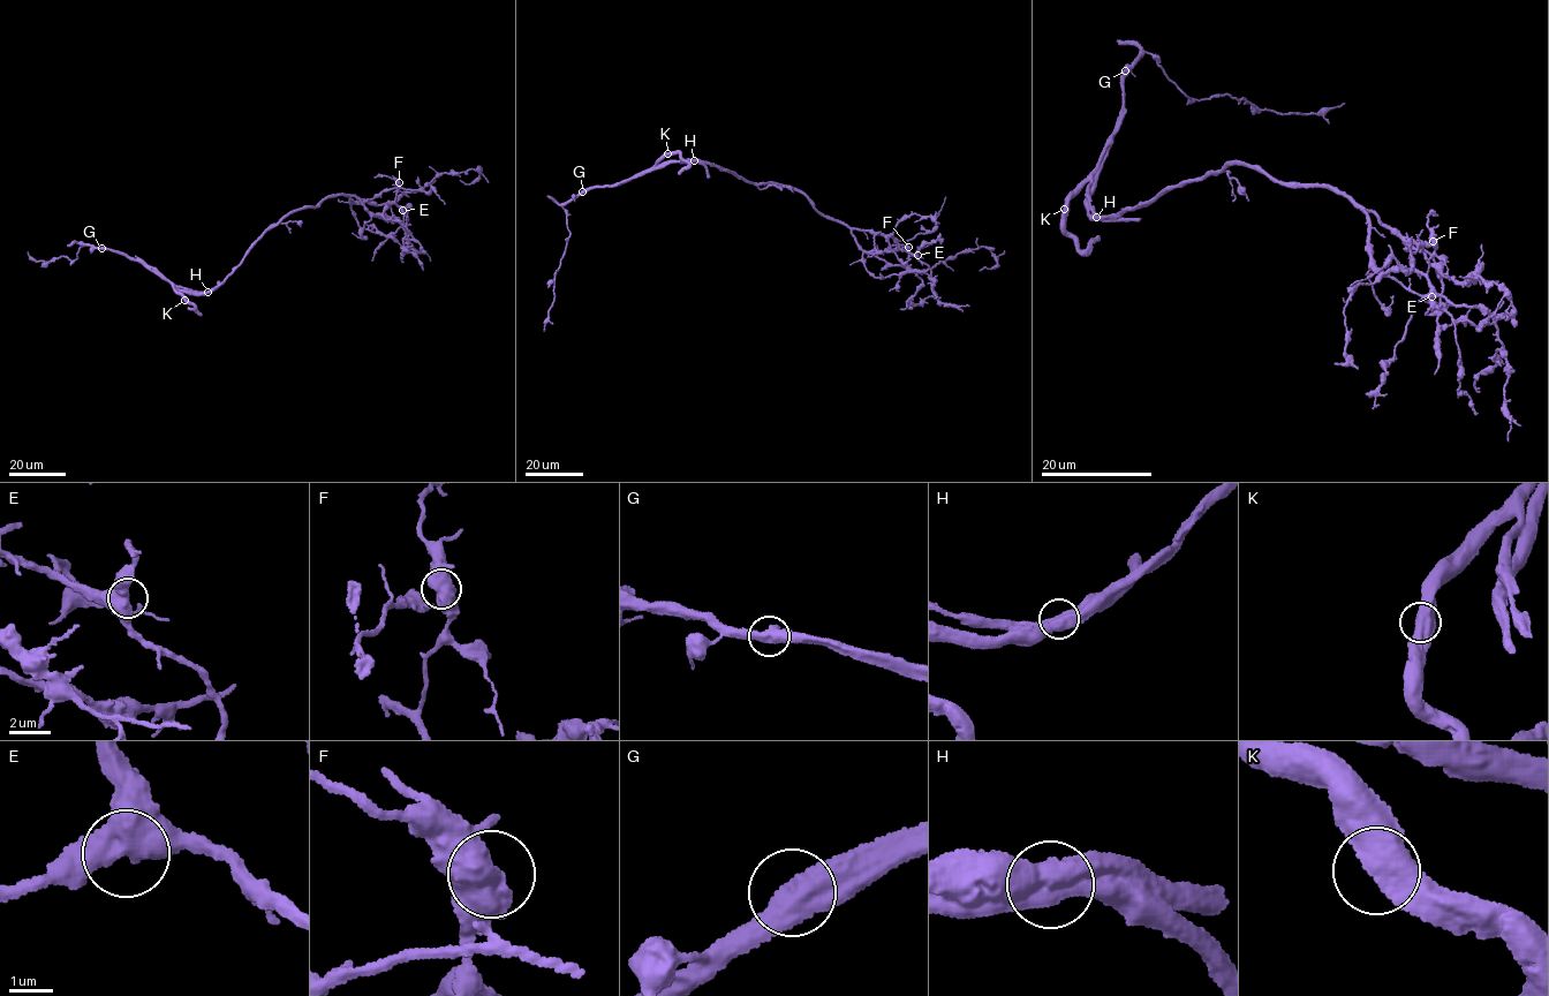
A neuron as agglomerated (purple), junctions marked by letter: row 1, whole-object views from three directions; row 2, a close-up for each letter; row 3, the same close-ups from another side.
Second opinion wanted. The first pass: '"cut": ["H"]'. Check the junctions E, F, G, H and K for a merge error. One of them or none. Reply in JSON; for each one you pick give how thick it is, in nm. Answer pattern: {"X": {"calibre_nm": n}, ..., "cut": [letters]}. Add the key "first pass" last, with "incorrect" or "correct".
{"H": {"calibre_nm": 650}, "cut": ["H"], "first pass": "correct"}

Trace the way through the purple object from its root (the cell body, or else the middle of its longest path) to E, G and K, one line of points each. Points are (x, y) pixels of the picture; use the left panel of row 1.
E: (255, 241), (289, 213), (344, 194), (355, 196), (373, 213), (383, 212), (392, 203), (402, 210)
G: (255, 241), (223, 281), (203, 292), (178, 287), (152, 268), (101, 248)
K: (255, 241), (239, 265), (213, 288), (194, 292), (174, 285), (184, 300)

